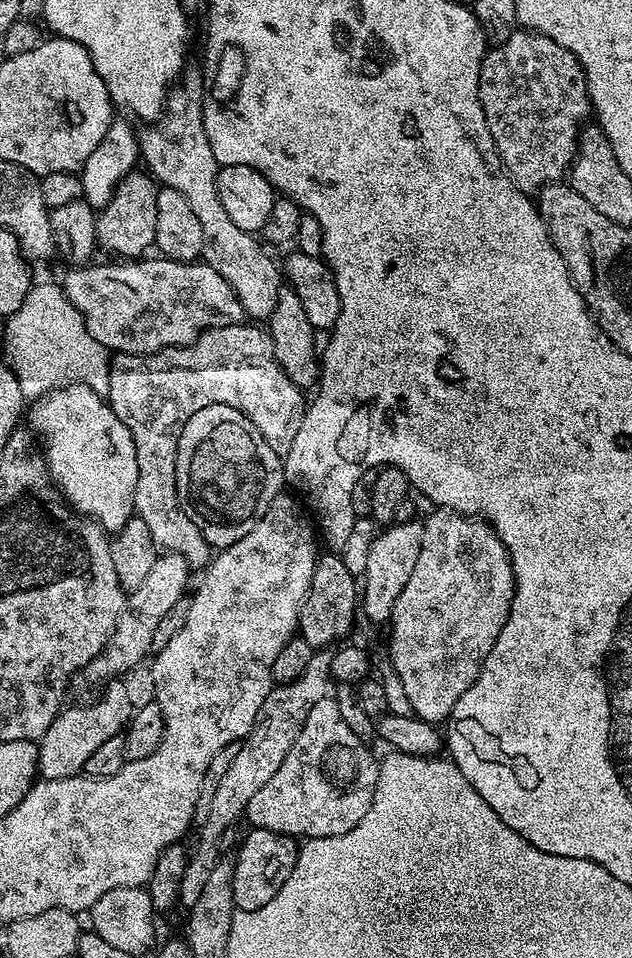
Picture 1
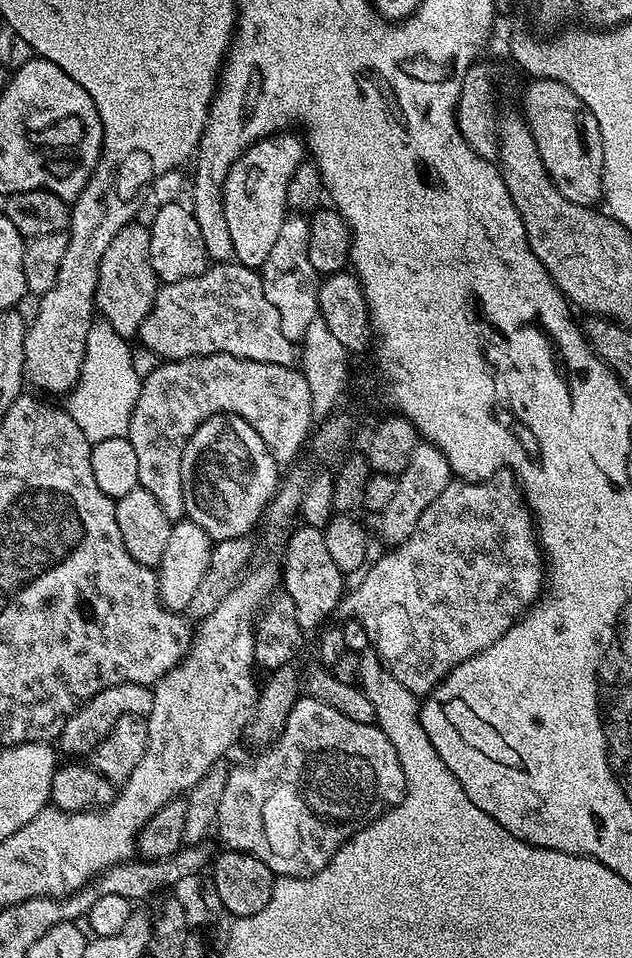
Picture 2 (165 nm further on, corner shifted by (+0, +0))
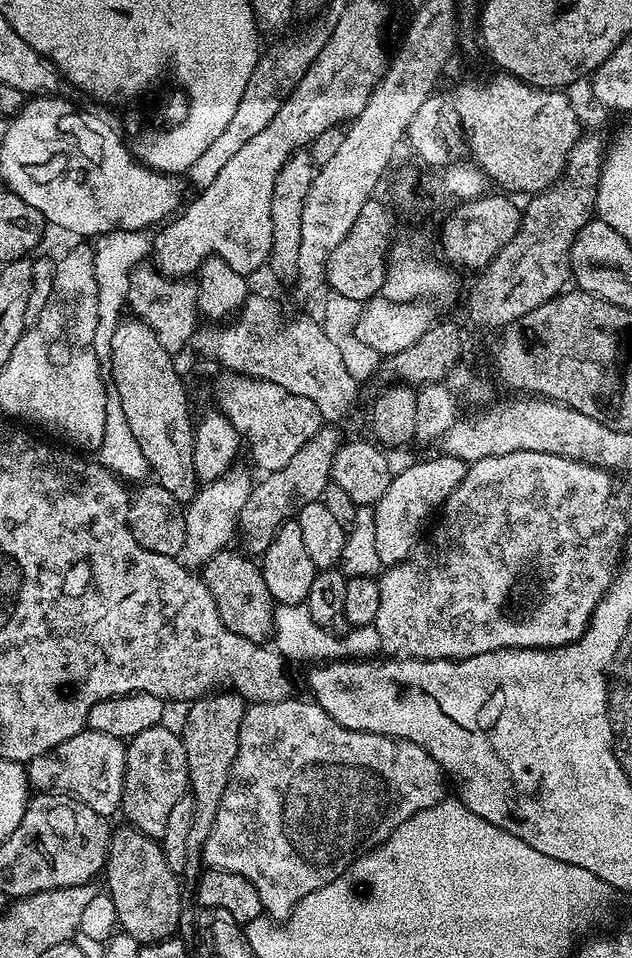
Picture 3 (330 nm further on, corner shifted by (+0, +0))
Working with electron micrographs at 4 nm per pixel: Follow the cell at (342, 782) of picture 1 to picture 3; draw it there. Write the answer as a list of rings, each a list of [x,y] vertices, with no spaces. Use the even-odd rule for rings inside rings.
[[[289,698],[273,704],[252,704],[245,711],[238,738],[238,754],[232,767],[230,782],[226,786],[226,794],[222,794],[222,806],[218,806],[218,818],[214,820],[214,830],[210,830],[210,838],[206,840],[204,847],[203,863],[208,868],[242,874],[242,878],[249,880],[258,890],[258,898],[262,898],[264,912],[277,922],[287,920],[288,915],[296,909],[296,903],[306,898],[306,894],[314,894],[314,890],[334,882],[334,878],[346,872],[357,858],[365,852],[371,852],[383,840],[388,839],[389,834],[398,826],[402,826],[414,814],[434,806],[446,796],[444,792],[446,773],[438,762],[434,762],[434,758],[430,758],[426,750],[422,750],[422,746],[394,736],[350,730],[334,718],[330,718],[330,714],[326,714],[326,710],[322,710],[319,704],[309,702],[307,699],[306,701],[296,699]]]

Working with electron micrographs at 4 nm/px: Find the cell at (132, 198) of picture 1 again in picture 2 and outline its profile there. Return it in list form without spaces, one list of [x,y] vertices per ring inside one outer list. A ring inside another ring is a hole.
[[[133,222],[118,230],[114,242],[110,242],[110,247],[102,258],[96,287],[99,315],[125,338],[135,337],[139,333],[142,322],[156,302],[158,291],[154,266],[150,266],[150,227],[147,223],[140,223]]]

